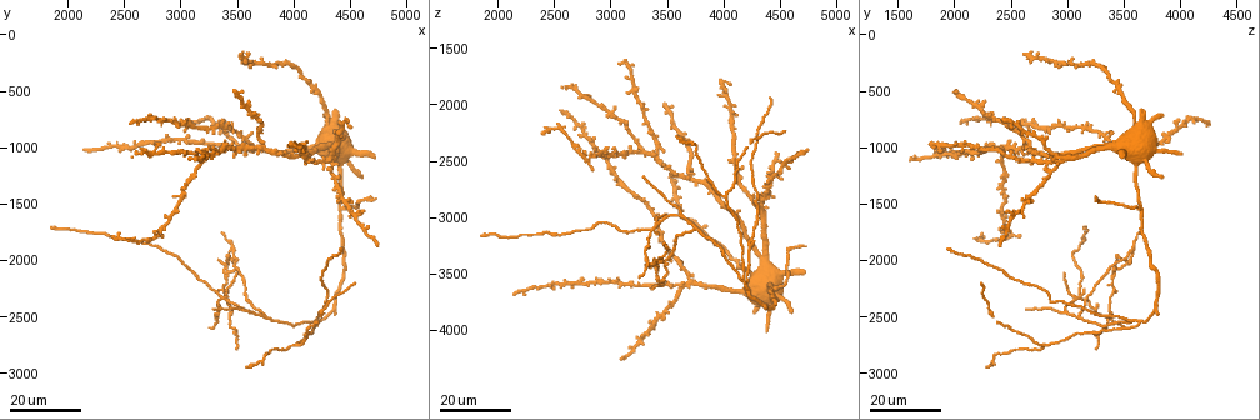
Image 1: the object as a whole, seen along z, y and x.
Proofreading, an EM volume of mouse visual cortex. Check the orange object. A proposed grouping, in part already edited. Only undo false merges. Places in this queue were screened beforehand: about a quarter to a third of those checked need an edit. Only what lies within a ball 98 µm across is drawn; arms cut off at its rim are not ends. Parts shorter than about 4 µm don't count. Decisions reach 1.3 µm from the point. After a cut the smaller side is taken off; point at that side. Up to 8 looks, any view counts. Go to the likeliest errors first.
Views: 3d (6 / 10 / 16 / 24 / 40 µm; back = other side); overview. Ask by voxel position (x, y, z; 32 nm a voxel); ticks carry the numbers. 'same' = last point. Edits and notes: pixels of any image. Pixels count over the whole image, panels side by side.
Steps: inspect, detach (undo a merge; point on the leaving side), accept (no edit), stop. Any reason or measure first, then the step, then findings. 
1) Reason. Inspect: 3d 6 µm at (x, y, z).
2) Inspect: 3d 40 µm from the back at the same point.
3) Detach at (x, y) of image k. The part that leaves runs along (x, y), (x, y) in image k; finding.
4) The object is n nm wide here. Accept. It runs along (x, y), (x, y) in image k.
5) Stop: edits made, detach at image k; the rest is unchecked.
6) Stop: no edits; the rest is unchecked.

Four or more arms meet. Inspect: 3d 16 µm at (3360, 2320, 3120).

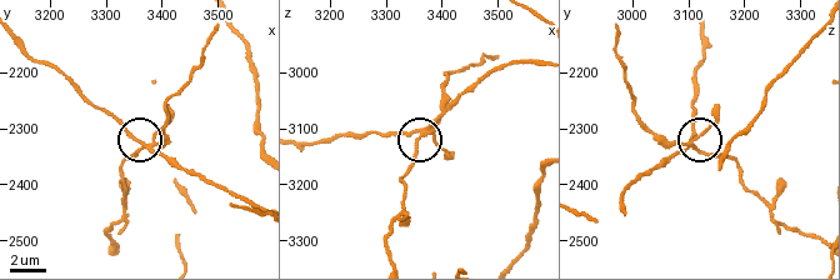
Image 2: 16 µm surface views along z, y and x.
Inspect: 3d 6 µm at (3360, 2335, 3105).

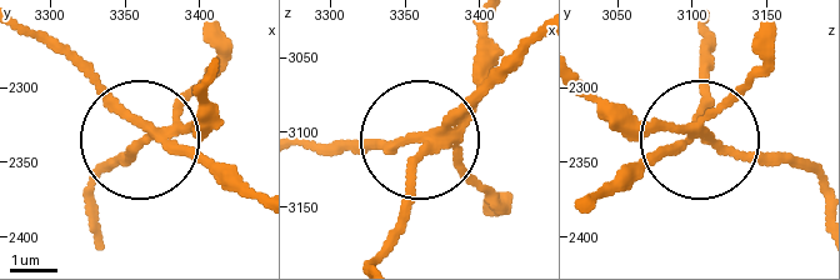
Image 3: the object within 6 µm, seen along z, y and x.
5 arms meet here. Detach at (211, 129) of image 3. A second neuron is stuck on.

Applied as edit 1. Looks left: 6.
Arms part here. Inspect: 3d 24 µm at (3460, 1880, 3580).

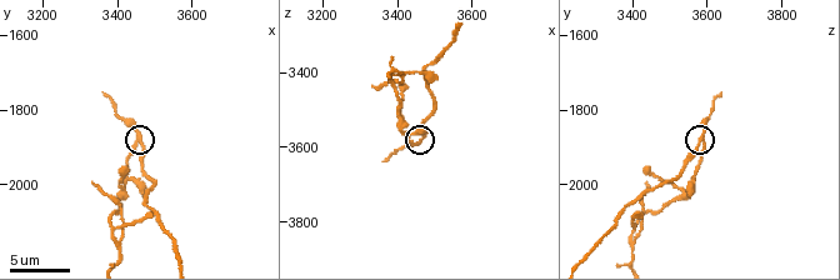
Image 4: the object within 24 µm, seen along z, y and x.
Inspect: 3d 6 µm at (3450, 1890, 3600).

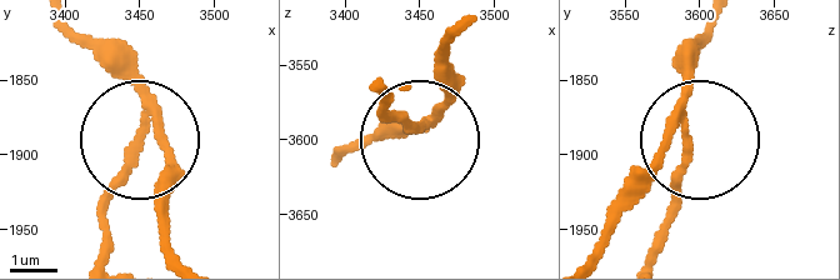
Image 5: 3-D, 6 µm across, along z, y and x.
The object is 170 nm wide here. Detach at (125, 179) of image 5. The part that leaves runs along (151, 114), (135, 169), (108, 205), (100, 253) in image 5; two neurons meet here.

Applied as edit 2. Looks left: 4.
Inspect: overview.

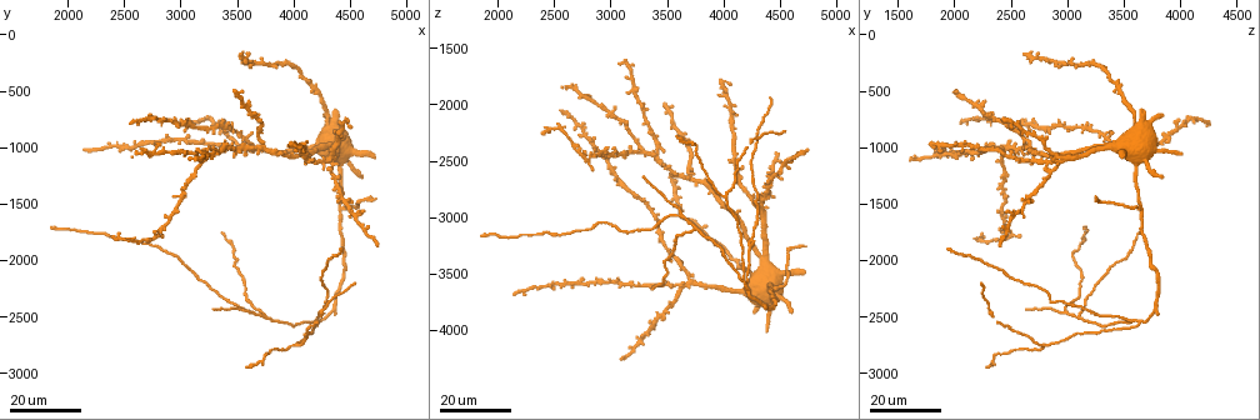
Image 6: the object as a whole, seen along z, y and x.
Three-way junction. Inspect: 3d 16 µm at (3760, 2500, 3100).

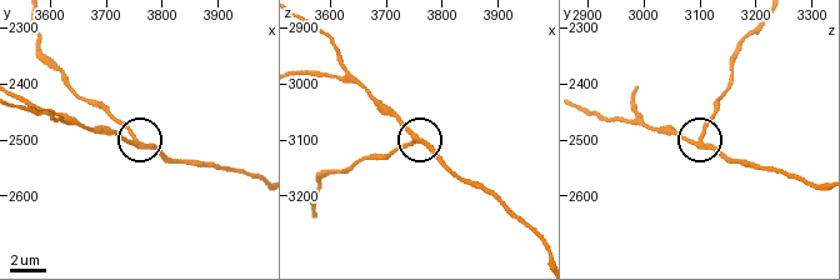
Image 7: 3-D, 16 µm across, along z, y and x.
Closer look. Inspect: 3d 6 µm at (3750, 2500, 3100).

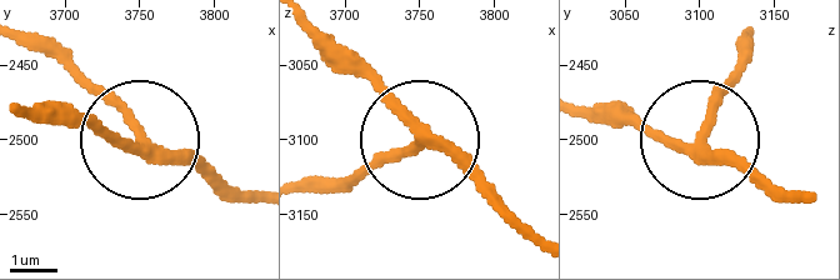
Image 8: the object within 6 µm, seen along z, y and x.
Accept. It runs along (533, 241), (418, 138), (346, 189) in image 8; one neuron here.

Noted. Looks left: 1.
Stop: edits made, detach at image 3, detach at image 5; the rest is unchecked.

